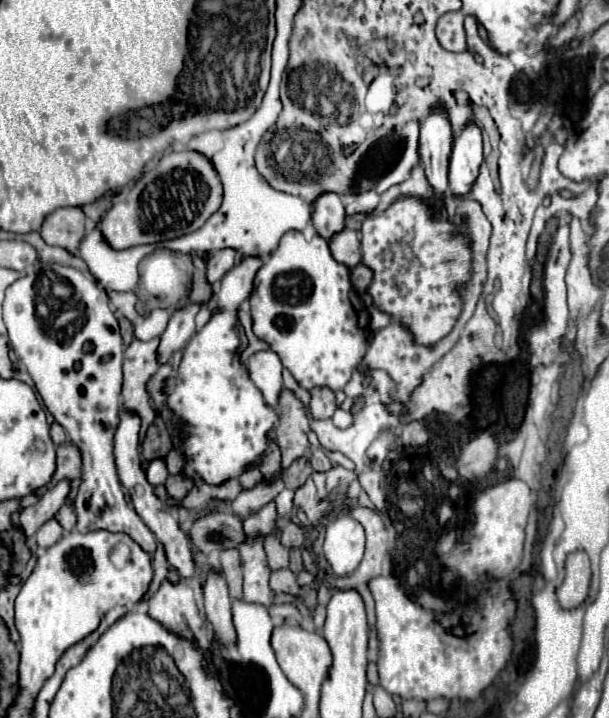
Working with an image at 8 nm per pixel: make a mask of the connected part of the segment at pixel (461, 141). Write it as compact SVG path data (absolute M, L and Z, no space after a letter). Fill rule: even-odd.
M476 125L466 127L454 139L454 153L450 157L450 193L456 197L466 195L478 173L482 163L482 135Z

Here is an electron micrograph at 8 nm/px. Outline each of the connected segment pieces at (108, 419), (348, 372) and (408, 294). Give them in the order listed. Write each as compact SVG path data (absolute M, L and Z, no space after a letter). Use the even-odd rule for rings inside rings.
M42 263L38 271L18 279L8 287L4 299L4 323L16 357L30 373L36 391L40 393L46 409L66 429L68 439L78 447L82 455L82 483L78 487L74 507L78 513L76 529L86 533L90 529L106 529L114 533L128 533L148 555L156 551L156 537L138 513L128 507L122 485L114 465L114 433L120 423L120 391L122 391L122 351L124 343L114 313L108 307L106 291L98 289L94 277L58 263Z
M290 231L282 237L278 249L260 267L254 279L250 307L254 317L254 333L258 333L258 337L262 337L262 341L266 341L282 357L282 365L292 373L302 389L342 389L366 355L370 341L368 337L372 333L368 329L368 309L350 281L350 269L332 257L328 241L318 235L314 235L310 241L302 235L302 231Z
M404 197L394 201L384 213L364 219L360 225L362 233L362 263L374 271L374 281L368 287L368 293L374 299L374 305L390 313L394 321L402 321L414 329L414 337L422 341L422 345L434 345L434 341L442 339L456 323L462 307L462 299L458 295L458 285L470 279L470 247L468 237L462 233L460 225L454 225L446 219L446 215L438 215L424 199Z

